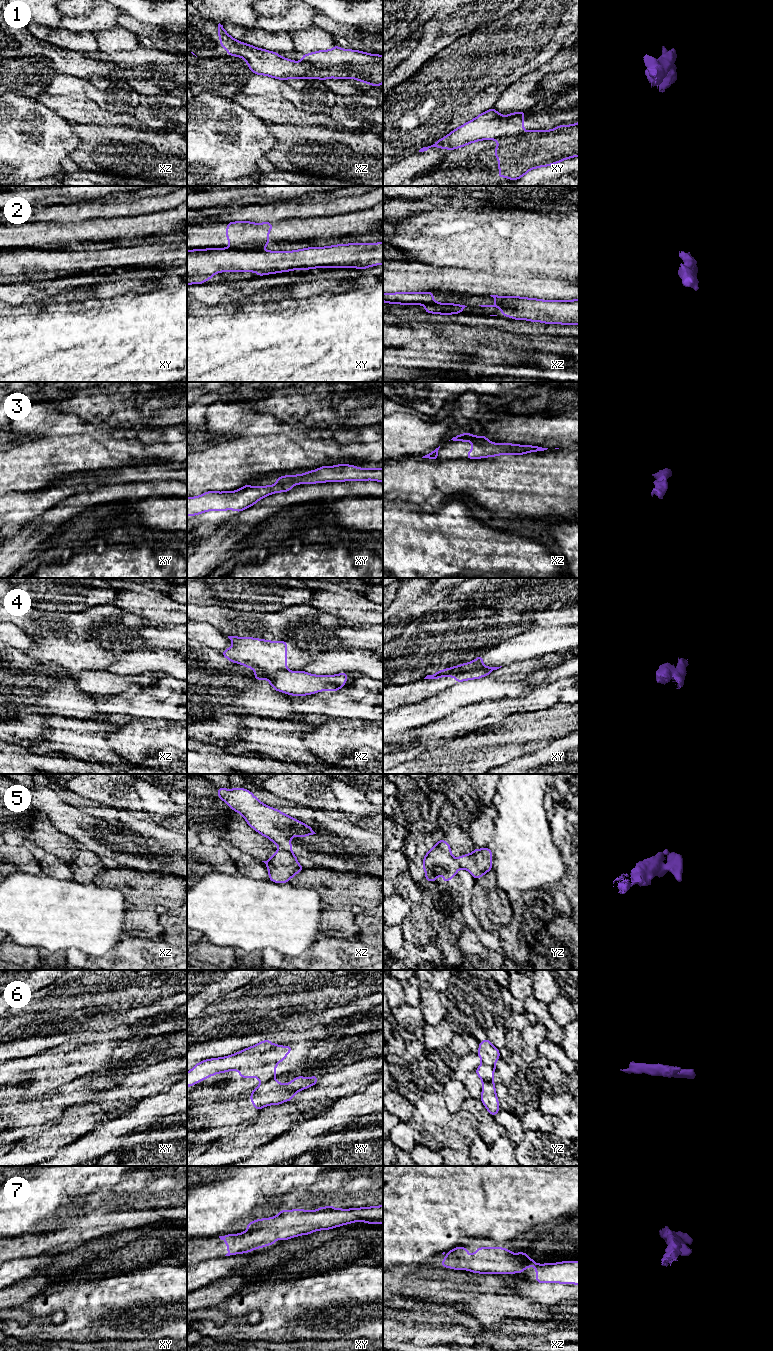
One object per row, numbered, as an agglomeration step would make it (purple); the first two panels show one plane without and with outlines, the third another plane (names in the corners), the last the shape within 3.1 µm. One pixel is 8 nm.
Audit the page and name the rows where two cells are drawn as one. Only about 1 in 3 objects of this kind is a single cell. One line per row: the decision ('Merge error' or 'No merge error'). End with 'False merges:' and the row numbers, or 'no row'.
1: Merge error
2: Merge error
3: No merge error
4: Merge error
5: Merge error
6: No merge error
7: No merge error
False merges: 1, 2, 4, 5

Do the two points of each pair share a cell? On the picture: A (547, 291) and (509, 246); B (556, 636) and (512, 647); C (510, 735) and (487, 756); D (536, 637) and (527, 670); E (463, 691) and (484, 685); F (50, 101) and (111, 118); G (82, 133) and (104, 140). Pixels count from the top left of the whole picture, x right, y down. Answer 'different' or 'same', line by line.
A: different
B: same
C: same
D: different
E: same
F: same
G: same

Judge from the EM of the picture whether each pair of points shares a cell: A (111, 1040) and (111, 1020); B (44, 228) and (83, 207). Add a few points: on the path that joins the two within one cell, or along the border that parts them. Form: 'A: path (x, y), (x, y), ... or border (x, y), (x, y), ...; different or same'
A: border (127, 1026), (108, 1030), (88, 1031); different
B: border (104, 217), (91, 217), (81, 221); different

